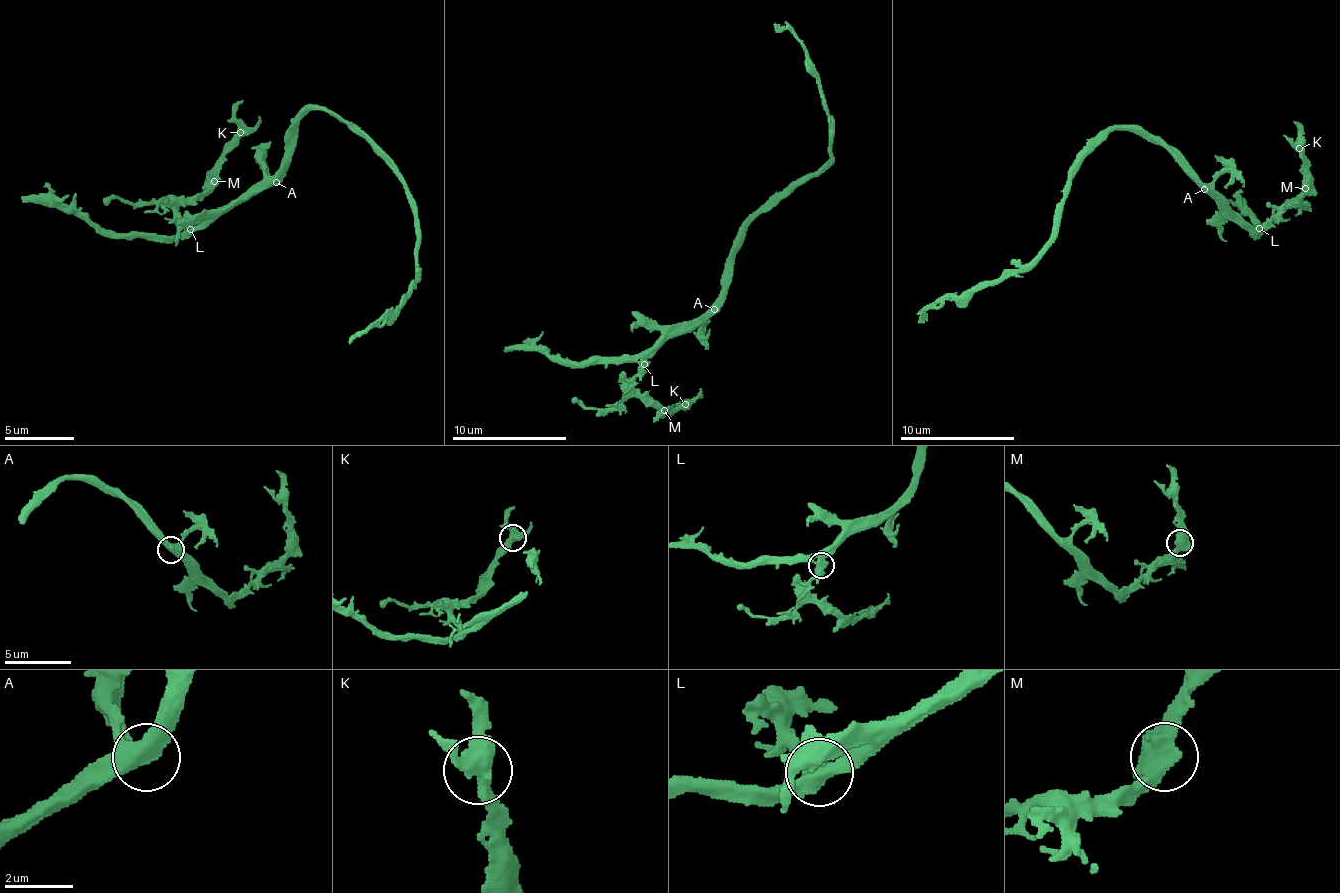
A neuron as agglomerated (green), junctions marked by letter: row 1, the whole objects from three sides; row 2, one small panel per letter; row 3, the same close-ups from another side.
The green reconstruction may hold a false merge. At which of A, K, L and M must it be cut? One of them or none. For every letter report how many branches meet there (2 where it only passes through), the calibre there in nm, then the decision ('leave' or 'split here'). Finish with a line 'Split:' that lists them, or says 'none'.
A: 3 | 420 nm | leave
K: 3 | 400 nm | leave
L: 3 | 420 nm | leave
M: 3 | 440 nm | leave
Split: none

